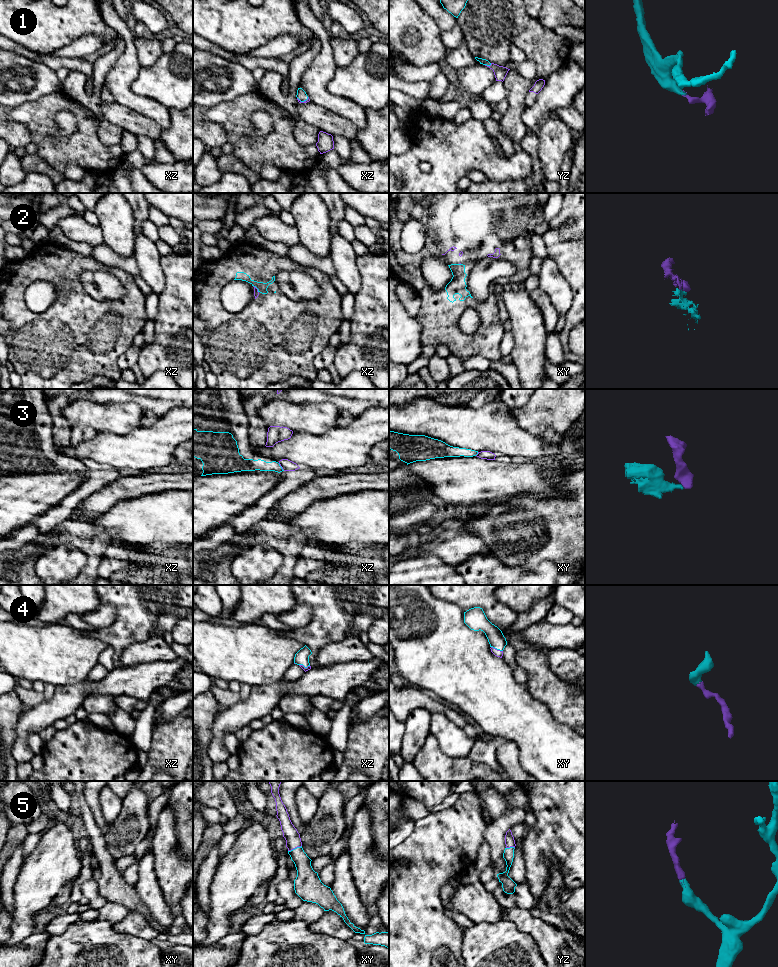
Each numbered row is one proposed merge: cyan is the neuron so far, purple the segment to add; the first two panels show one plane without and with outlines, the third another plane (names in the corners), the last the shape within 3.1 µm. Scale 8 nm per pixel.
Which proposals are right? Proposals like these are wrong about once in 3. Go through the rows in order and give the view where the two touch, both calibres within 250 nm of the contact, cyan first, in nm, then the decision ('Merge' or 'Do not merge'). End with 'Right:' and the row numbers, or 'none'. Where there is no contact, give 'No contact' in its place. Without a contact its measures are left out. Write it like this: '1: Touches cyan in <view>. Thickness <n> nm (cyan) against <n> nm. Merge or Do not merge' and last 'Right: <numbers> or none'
1: Touches cyan in yz. Thickness 50 nm (cyan) against 110 nm. Merge
2: Touches cyan in xz. Thickness 80 nm (cyan) against 50 nm. Merge
3: Touches cyan in xz. Thickness 100 nm (cyan) against 90 nm. Do not merge
4: Touches cyan in xy. Thickness 140 nm (cyan) against 60 nm. Merge
5: Touches cyan in xy. Thickness 160 nm (cyan) against 120 nm. Merge
Right: 1, 2, 4, 5

